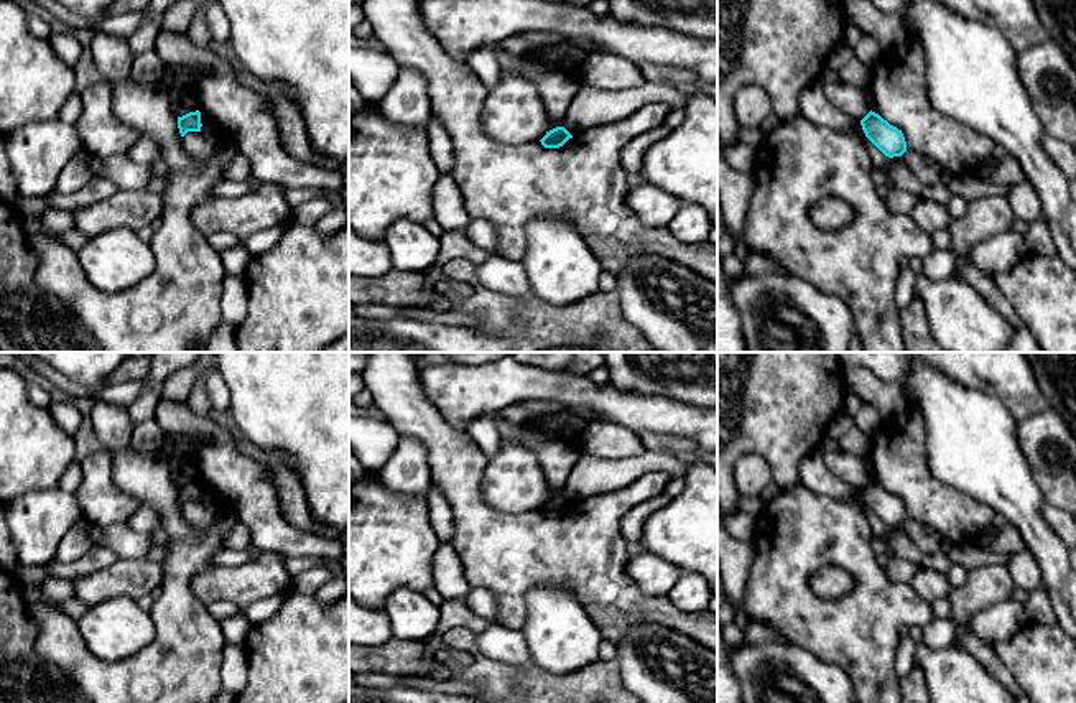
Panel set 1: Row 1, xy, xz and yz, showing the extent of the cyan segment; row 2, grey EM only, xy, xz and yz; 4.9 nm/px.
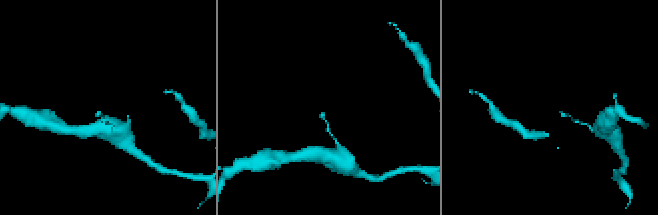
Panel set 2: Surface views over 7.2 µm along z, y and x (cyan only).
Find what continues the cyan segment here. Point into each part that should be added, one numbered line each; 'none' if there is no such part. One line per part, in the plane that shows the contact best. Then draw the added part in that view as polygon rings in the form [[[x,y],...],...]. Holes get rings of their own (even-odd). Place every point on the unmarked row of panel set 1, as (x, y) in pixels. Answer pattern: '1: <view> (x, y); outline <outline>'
none

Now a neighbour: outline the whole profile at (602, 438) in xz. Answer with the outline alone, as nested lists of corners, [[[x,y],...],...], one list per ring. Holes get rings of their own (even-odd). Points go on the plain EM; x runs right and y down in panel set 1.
[[[605,420],[587,423],[581,436],[579,449],[589,456],[622,459],[627,456],[640,456],[647,451],[638,433]]]

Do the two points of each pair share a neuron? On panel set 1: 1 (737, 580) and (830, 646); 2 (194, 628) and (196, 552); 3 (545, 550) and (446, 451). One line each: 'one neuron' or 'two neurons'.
1: two neurons
2: one neuron
3: one neuron

